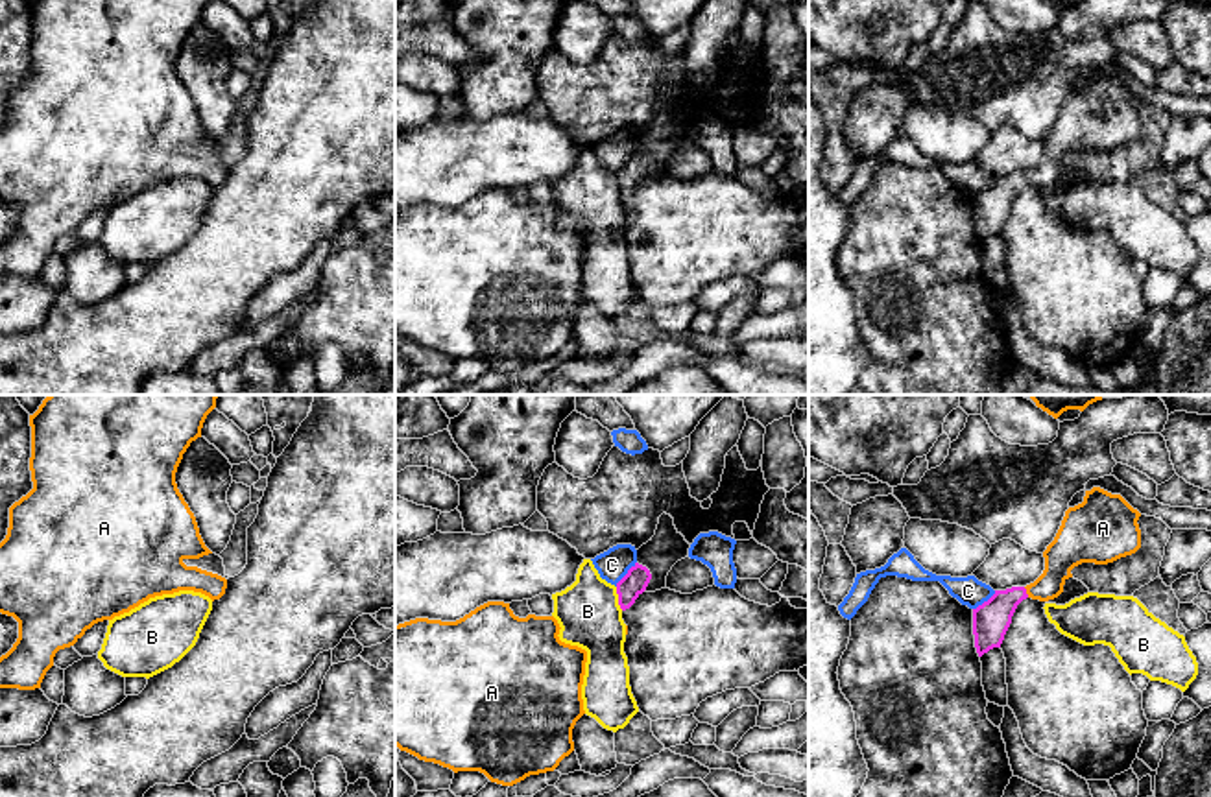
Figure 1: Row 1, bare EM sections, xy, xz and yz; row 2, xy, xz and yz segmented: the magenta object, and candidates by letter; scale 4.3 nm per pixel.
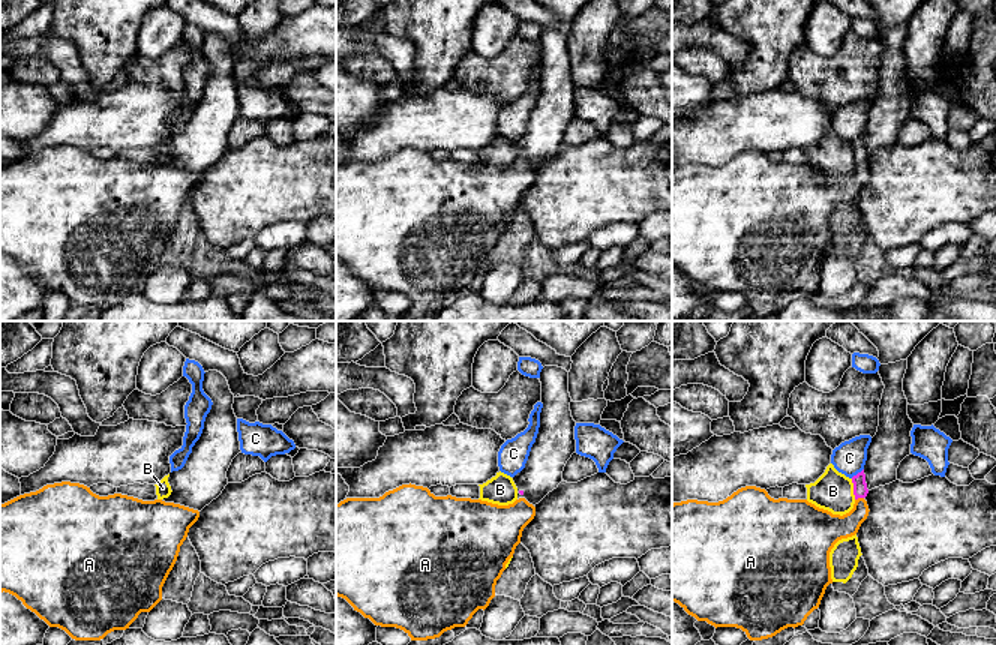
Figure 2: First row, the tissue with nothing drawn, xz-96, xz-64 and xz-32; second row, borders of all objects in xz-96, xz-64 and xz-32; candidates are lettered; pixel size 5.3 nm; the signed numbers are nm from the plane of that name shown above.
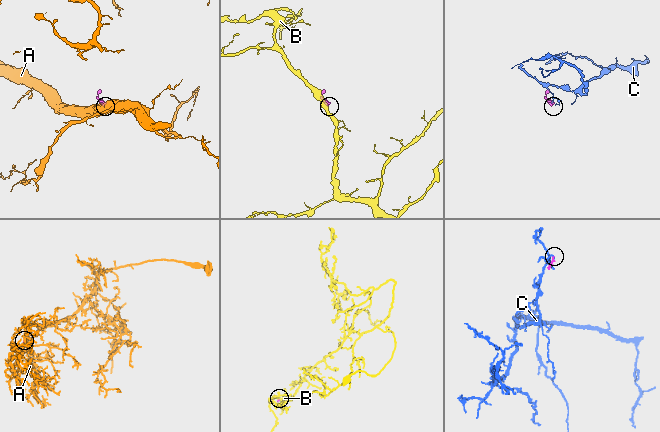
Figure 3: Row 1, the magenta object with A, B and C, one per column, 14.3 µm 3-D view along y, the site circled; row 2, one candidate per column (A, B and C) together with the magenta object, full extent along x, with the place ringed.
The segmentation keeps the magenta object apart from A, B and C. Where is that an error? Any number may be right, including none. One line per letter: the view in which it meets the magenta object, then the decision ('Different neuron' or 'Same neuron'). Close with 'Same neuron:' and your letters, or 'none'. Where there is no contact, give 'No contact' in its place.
A: Touches magenta in yz. Same neuron
B: Touches magenta in xz. Different neuron
C: Touches magenta in xz. Different neuron
Same neuron: A

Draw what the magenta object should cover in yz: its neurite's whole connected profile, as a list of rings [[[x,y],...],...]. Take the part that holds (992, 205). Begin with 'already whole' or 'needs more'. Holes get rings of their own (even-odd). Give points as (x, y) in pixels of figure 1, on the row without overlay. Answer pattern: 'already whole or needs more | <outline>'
needs more | [[[1100,74],[1085,77],[1084,89],[1069,94],[1054,127],[1043,138],[1045,157],[1026,173],[995,177],[973,196],[973,221],[978,244],[1001,234],[1017,192],[1026,186],[1049,188],[1063,179],[1071,157],[1082,149],[1108,151],[1141,135],[1141,100],[1121,81]]]

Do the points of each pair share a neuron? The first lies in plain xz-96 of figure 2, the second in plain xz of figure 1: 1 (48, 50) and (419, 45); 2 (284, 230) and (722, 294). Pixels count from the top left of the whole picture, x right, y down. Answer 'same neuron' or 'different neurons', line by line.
1: same neuron
2: same neuron

